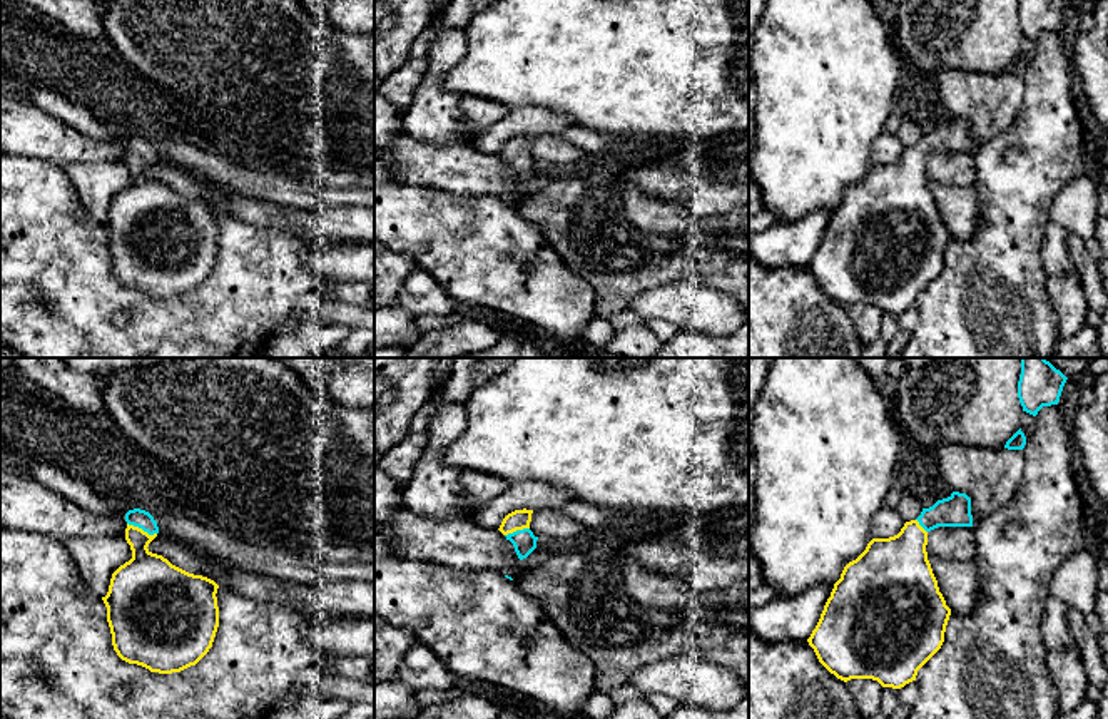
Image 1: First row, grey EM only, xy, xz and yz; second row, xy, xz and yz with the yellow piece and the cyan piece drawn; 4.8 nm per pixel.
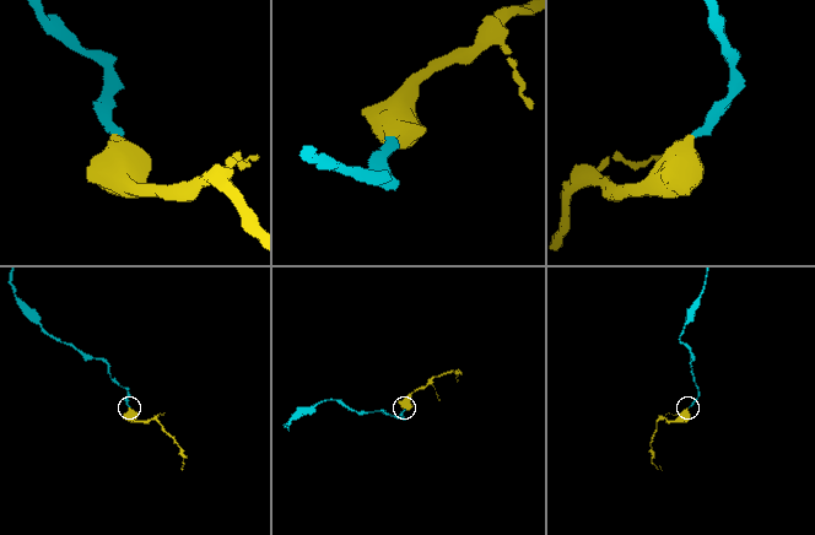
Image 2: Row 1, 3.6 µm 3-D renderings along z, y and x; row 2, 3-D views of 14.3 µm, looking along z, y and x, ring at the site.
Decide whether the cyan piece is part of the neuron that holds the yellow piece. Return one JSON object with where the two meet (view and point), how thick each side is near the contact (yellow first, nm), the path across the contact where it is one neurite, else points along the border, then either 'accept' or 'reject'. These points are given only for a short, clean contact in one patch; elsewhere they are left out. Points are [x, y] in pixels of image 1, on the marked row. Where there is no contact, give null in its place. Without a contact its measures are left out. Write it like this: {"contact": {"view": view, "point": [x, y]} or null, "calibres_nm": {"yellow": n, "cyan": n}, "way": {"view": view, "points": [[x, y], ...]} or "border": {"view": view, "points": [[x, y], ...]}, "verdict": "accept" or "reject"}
{"contact": {"view": "xy", "point": [141, 529]}, "calibres_nm": {"yellow": 260, "cyan": 90}, "way": {"view": "xy", "points": [[146, 581], [141, 557], [141, 529], [136, 517]]}, "verdict": "accept"}

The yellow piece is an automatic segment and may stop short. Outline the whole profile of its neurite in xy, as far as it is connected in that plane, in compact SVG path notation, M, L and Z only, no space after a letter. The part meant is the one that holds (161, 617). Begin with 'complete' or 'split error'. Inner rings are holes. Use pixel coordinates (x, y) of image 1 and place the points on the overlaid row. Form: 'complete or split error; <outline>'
split error; M140 508L125 513L125 540L132 558L120 565L110 579L109 592L102 597L107 622L117 655L150 672L172 674L196 665L212 647L219 627L219 585L202 575L189 574L172 565L147 547L157 537L154 517Z

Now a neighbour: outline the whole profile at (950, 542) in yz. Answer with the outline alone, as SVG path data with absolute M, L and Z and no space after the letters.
M938 527L928 532L928 555L973 562L976 545L971 527Z

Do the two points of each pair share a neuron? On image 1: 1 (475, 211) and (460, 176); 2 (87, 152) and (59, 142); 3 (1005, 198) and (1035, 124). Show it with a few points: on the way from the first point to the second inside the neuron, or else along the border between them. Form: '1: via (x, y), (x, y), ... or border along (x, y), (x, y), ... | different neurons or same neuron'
1: border along (430, 186), (460, 194), (495, 194), (503, 201) | different neurons
2: via (81, 147), (66, 146) | same neuron
3: via (1016, 179), (1035, 159), (1035, 142) | same neuron

